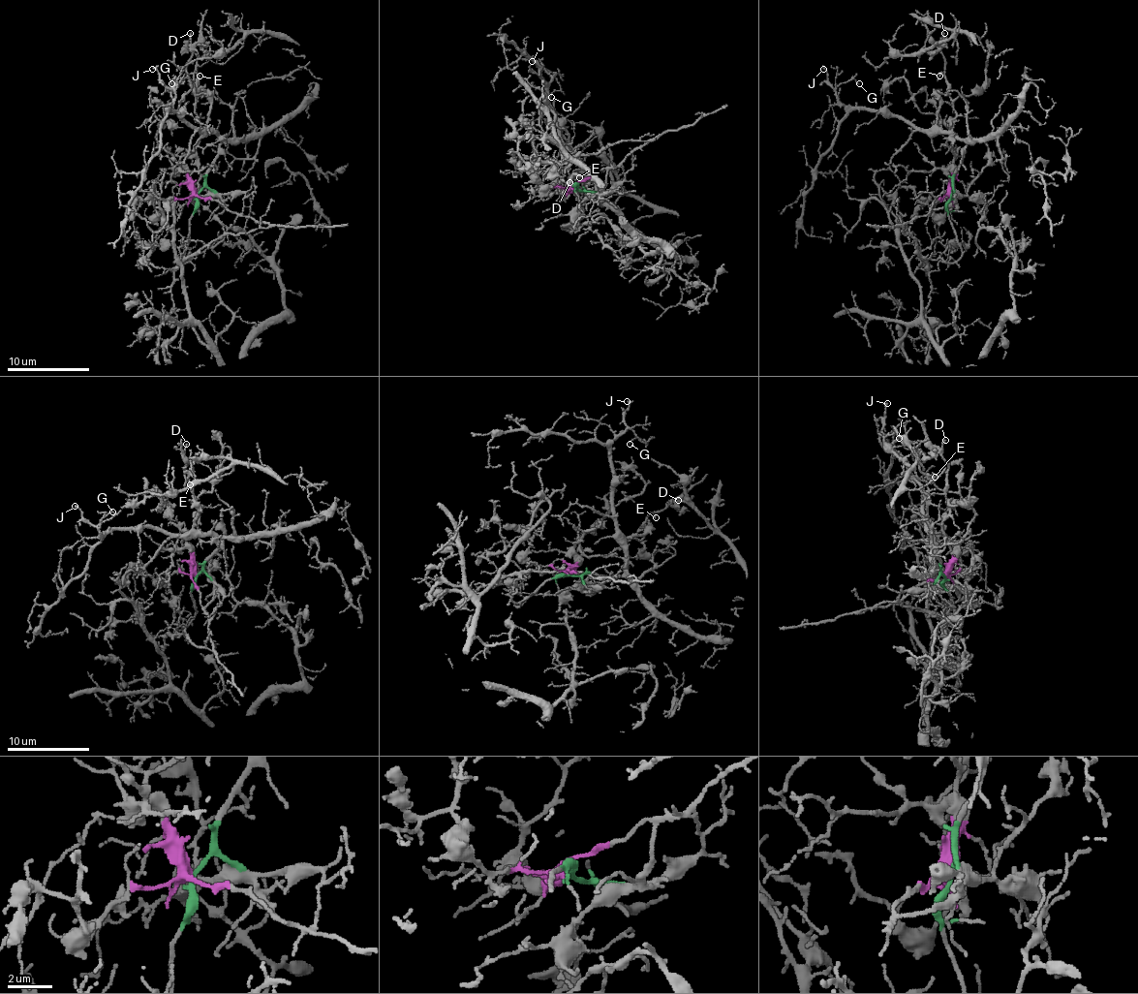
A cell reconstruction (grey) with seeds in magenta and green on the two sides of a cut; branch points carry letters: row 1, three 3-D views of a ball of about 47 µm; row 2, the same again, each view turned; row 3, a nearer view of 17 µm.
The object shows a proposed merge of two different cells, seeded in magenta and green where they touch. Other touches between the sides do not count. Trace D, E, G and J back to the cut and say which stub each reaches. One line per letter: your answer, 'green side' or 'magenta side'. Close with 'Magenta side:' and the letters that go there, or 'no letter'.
D: magenta side
E: magenta side
G: green side
J: green side
Magenta side: D, E

